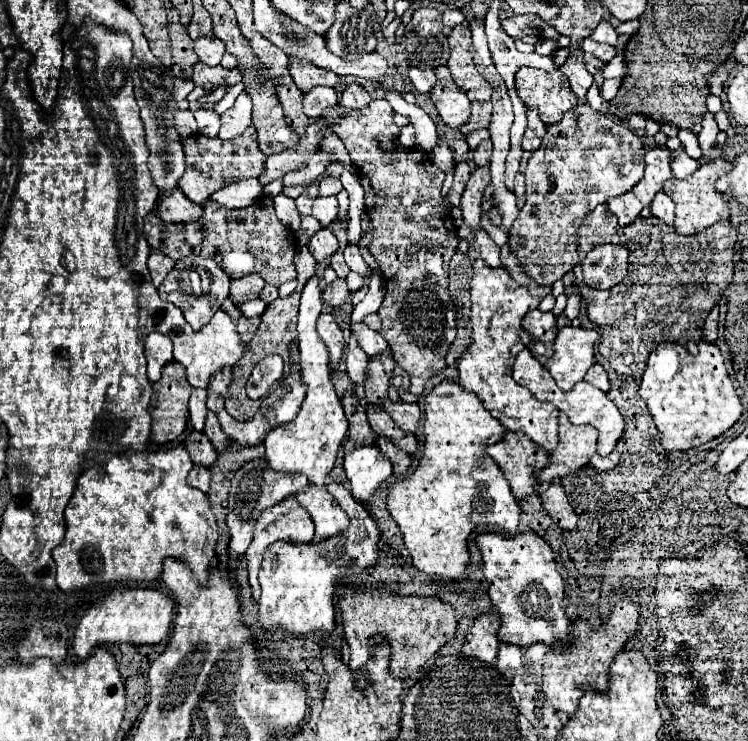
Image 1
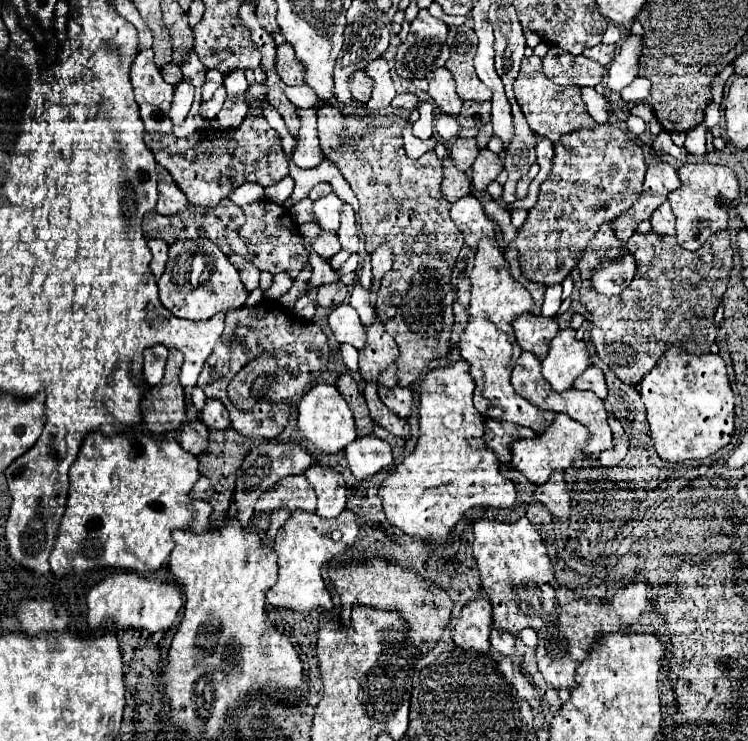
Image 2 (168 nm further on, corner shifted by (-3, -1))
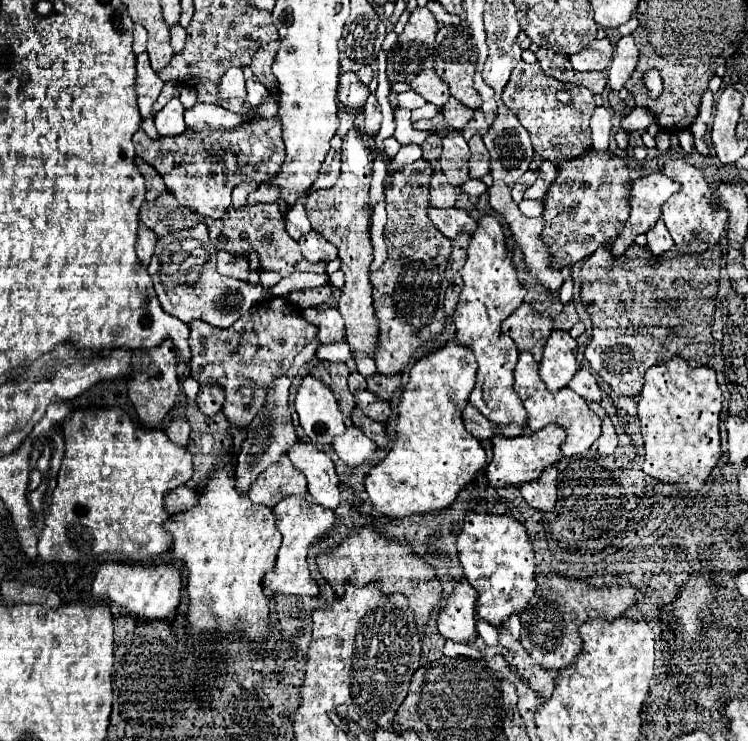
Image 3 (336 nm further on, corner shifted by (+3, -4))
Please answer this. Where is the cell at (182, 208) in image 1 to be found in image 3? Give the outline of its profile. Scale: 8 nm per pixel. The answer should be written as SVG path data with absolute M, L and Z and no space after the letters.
M147 162L139 164L141 174L145 176L145 184L147 184L147 202L155 202L159 196L167 194L167 186L163 182L163 178L155 172L155 168Z

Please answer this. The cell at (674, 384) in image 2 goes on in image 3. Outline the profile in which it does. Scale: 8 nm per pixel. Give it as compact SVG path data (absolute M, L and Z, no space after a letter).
M681 356L649 368L639 394L639 422L645 442L643 472L661 482L679 484L683 490L699 490L721 458L721 404L723 394L713 368L691 368Z

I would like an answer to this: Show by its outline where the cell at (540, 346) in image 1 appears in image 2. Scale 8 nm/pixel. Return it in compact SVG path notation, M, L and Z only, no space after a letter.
M521 313L513 321L517 343L523 351L533 353L539 361L545 359L549 351L549 341L557 335L559 325L555 317L537 317L531 313Z

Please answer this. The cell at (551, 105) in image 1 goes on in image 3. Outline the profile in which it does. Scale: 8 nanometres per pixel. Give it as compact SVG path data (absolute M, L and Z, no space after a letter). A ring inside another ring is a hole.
M523 60L513 68L511 80L507 82L503 90L503 102L519 116L519 122L527 128L533 150L553 164L571 160L573 156L581 156L581 152L591 148L591 130L589 130L589 118L595 108L593 92L589 88L573 86L573 84L561 84L555 78L549 78L541 72L539 64L525 64ZM559 90L571 92L571 102L563 104L557 100Z

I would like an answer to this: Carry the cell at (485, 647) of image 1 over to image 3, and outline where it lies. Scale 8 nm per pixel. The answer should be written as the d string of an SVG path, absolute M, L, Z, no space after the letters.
M465 580L459 582L447 602L447 606L439 614L439 632L445 640L471 644L477 638L477 592Z

